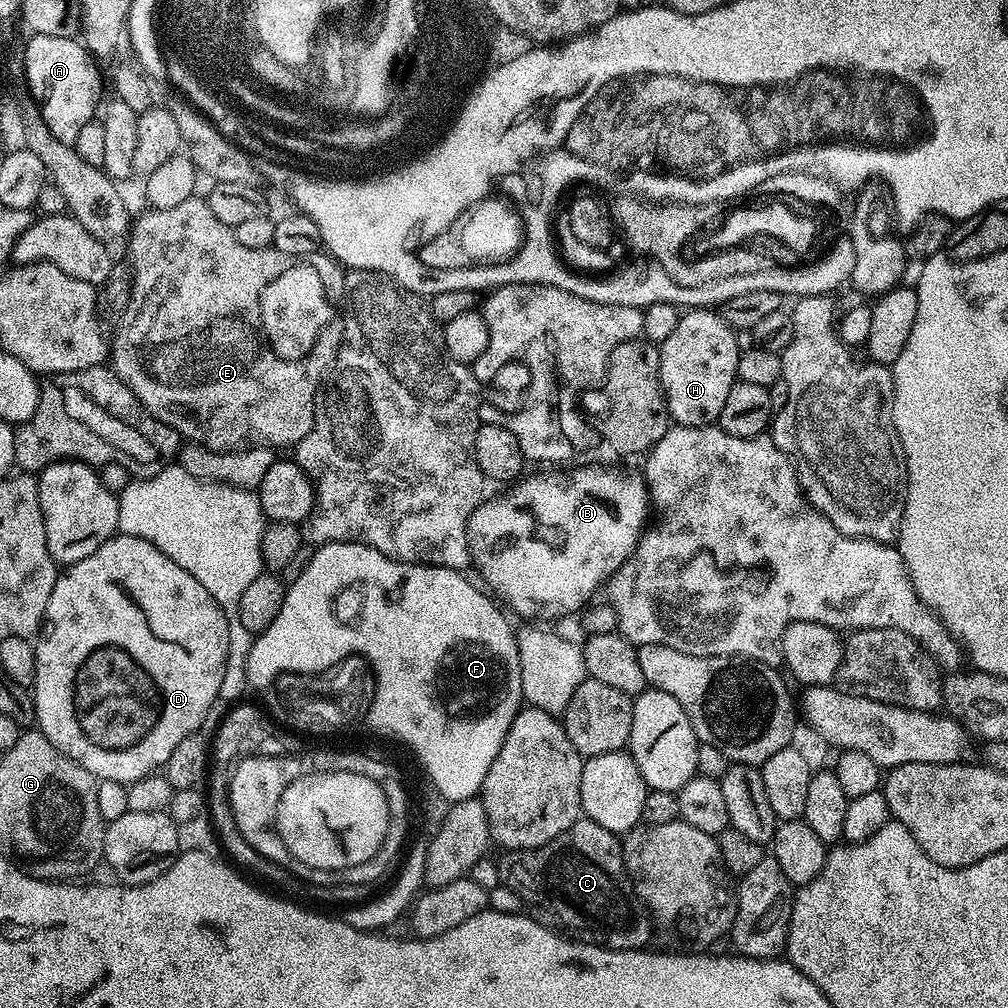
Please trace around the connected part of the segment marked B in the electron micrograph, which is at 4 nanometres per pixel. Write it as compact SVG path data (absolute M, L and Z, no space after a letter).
M604 464L572 467L576 466L544 470L548 472L540 472L537 476L525 475L511 485L509 496L485 499L468 520L468 545L474 568L489 584L487 587L528 622L548 622L544 620L579 613L592 600L591 596L599 588L601 591L625 564L646 528L644 519L648 516L648 508L650 512L650 495L639 471L607 468Z

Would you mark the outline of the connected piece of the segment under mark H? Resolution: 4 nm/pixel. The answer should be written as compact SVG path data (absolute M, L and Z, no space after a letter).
M694 308L685 311L680 317L674 334L666 338L660 349L660 384L664 388L664 400L668 403L668 415L676 424L685 424L695 428L707 428L715 425L722 414L722 406L726 406L726 398L730 390L738 382L738 358L740 348L736 345L734 329L719 311L711 308Z

